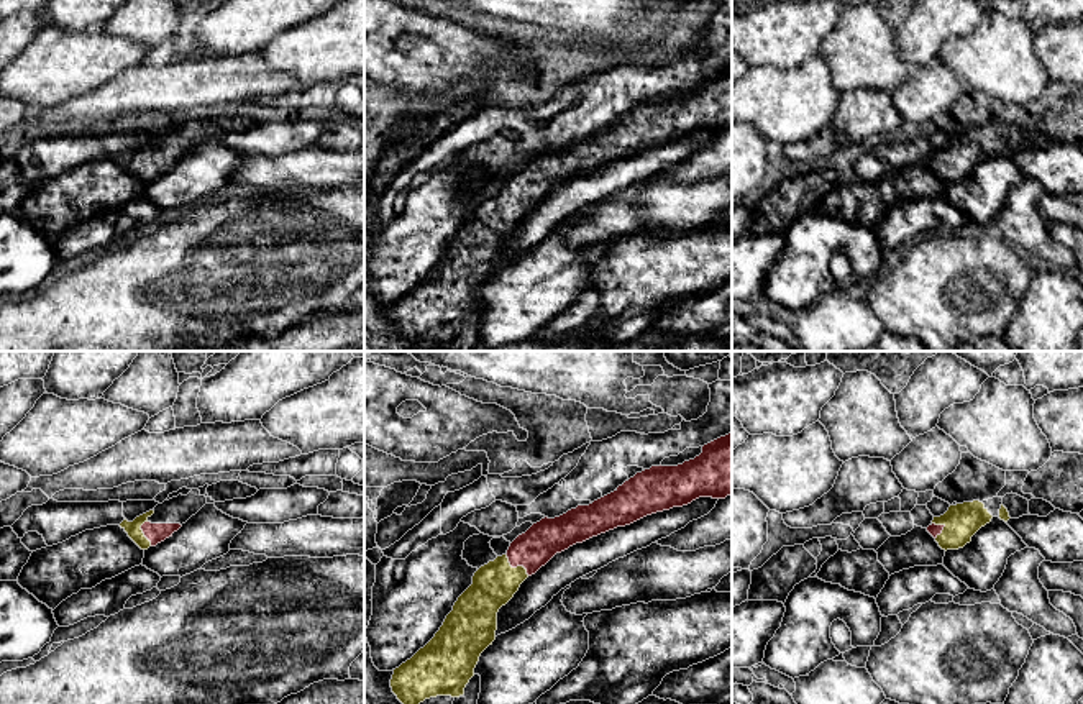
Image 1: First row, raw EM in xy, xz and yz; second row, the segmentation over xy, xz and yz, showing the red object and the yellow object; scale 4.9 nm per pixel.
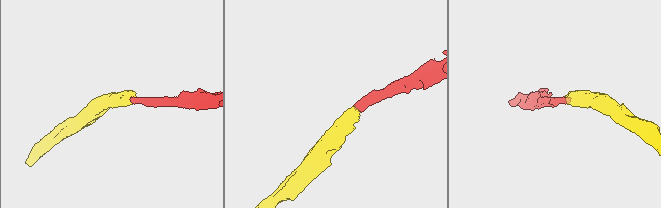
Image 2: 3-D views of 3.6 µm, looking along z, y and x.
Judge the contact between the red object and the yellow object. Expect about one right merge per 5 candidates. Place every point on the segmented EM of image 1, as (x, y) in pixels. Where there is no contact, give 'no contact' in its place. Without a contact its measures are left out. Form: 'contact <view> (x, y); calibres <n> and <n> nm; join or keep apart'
contact xz (516, 566); calibres 190 and 220 nm; join

